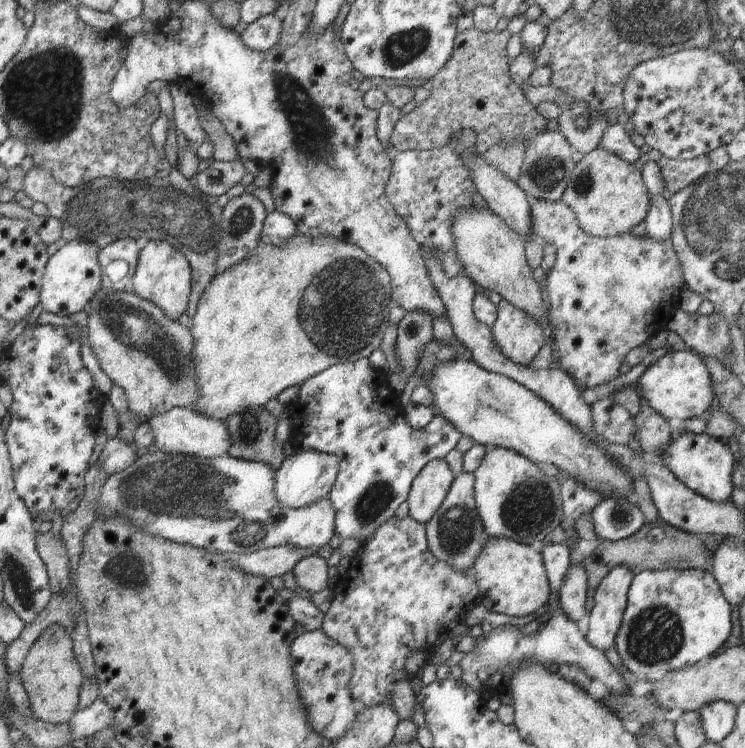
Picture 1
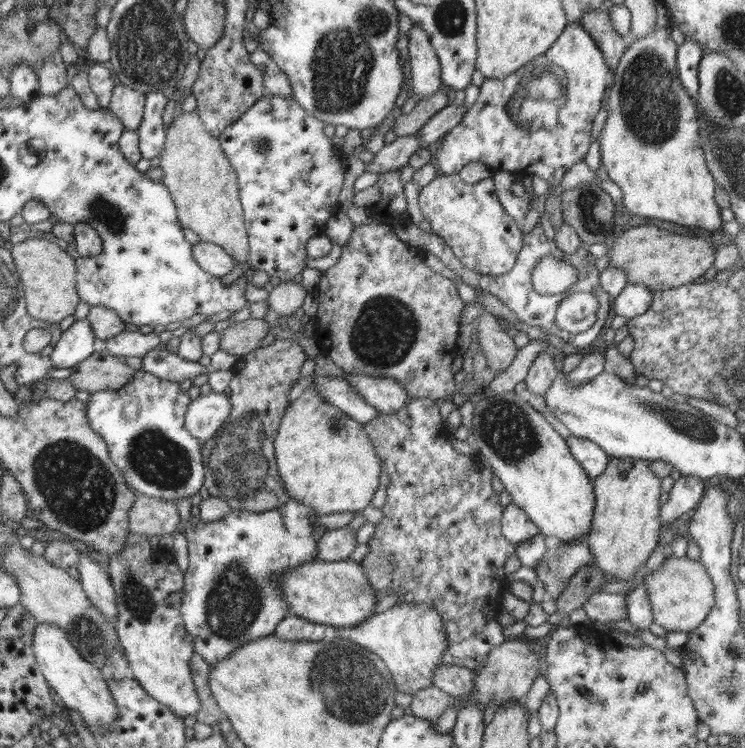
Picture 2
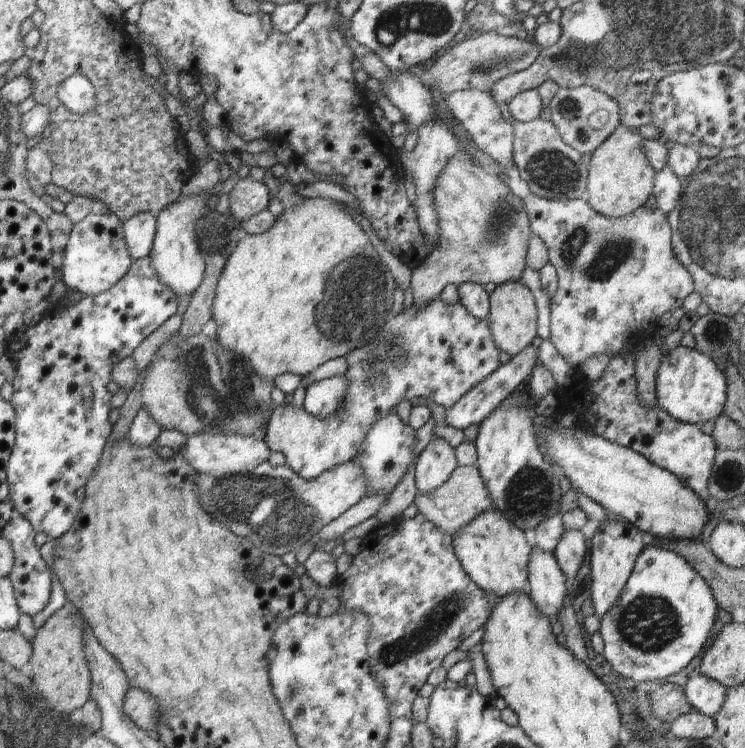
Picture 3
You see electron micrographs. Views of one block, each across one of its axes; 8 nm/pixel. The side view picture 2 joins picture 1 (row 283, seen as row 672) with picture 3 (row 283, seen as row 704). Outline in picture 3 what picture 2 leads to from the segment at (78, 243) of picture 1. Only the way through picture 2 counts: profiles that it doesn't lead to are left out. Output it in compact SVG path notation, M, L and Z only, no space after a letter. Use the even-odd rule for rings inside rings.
M95 210L73 225L65 246L61 280L68 290L74 289L83 295L96 296L112 288L129 271L132 263L123 221L116 215Z

